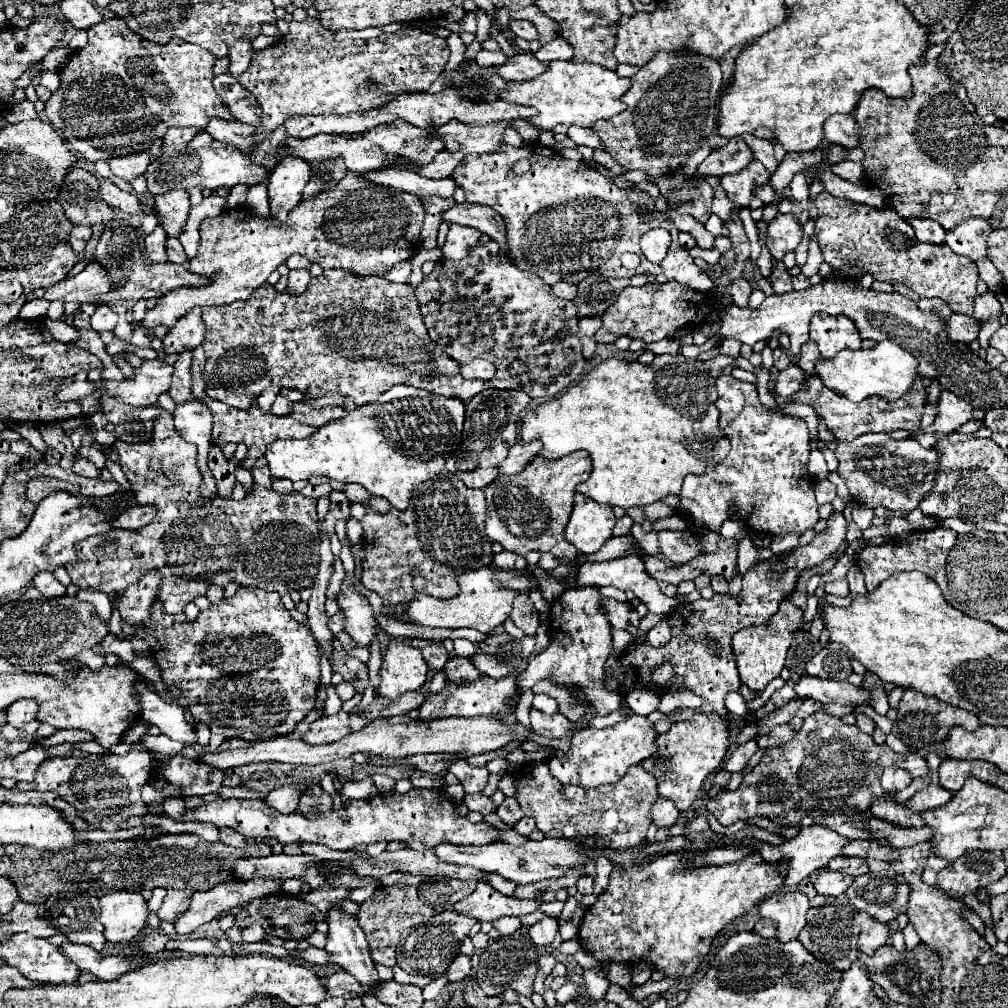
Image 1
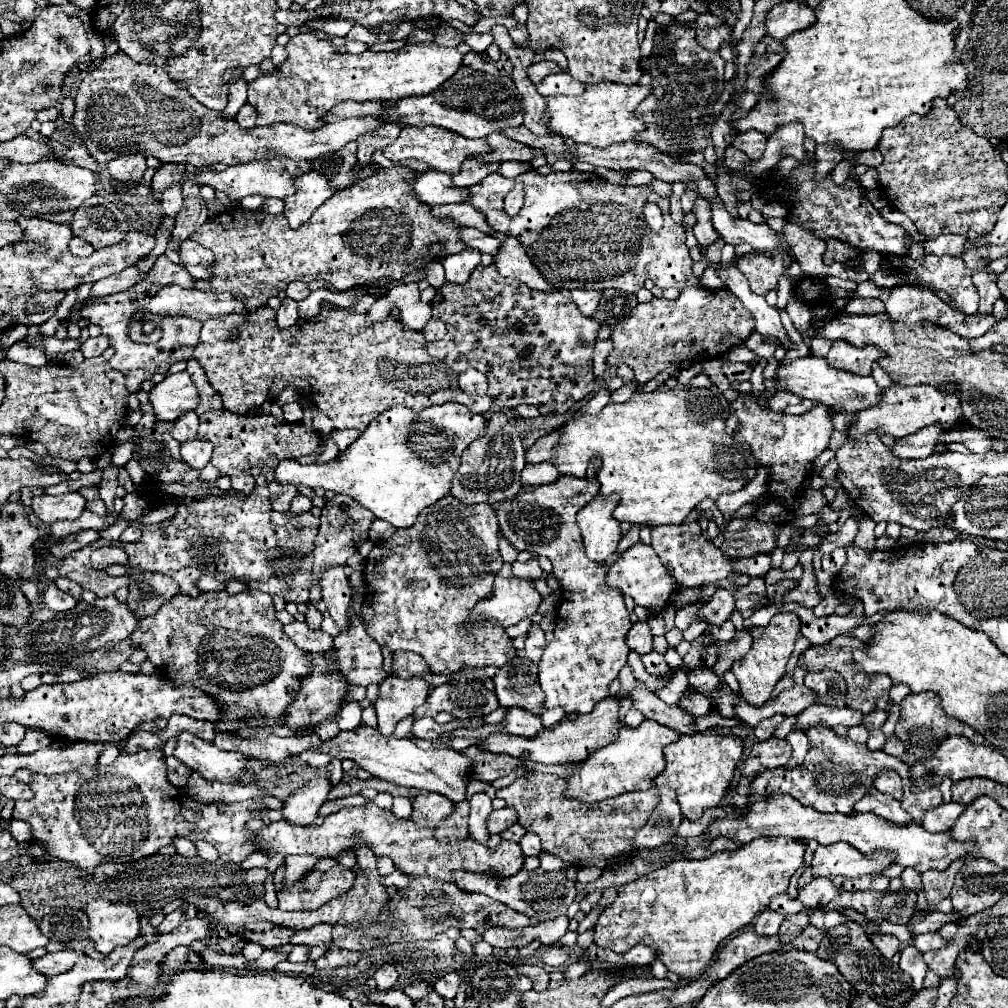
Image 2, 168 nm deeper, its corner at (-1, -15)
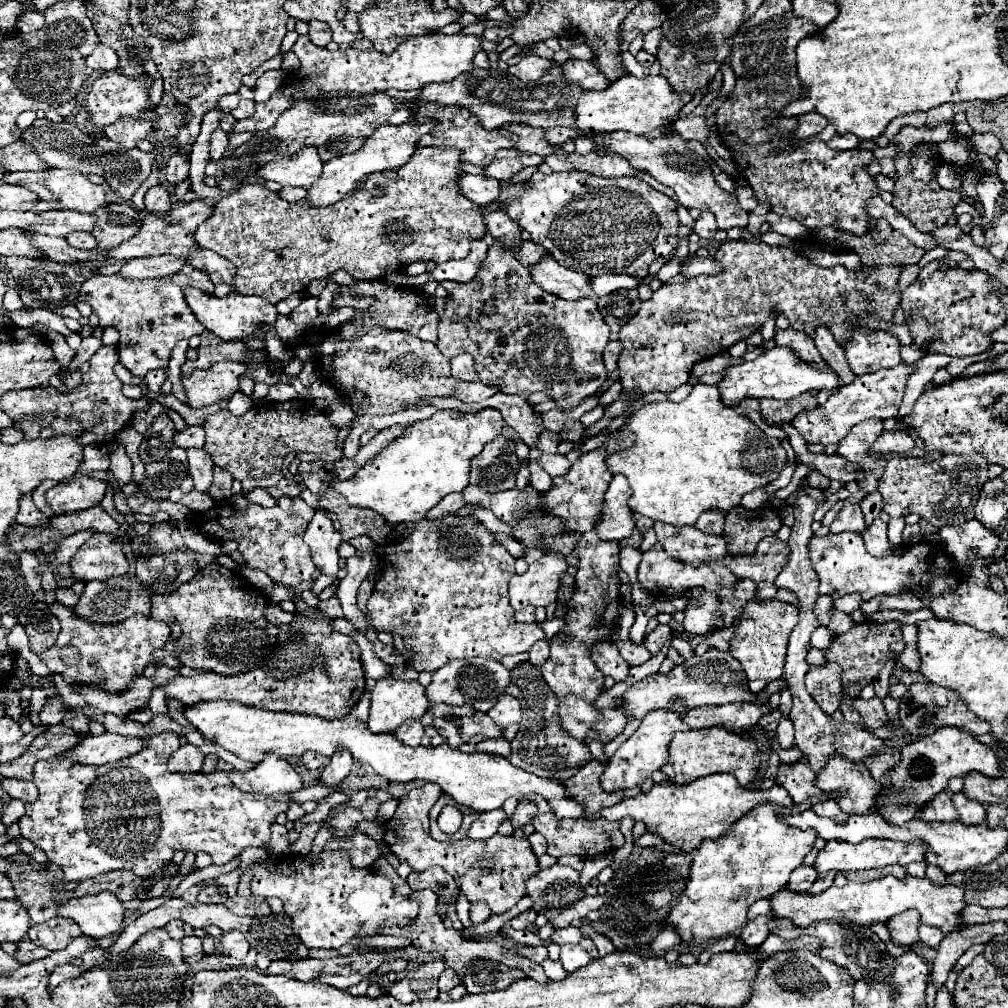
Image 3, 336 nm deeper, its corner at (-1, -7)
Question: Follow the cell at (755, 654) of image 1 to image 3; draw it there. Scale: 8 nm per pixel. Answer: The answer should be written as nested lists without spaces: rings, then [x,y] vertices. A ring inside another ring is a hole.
[[[750,600],[738,620],[738,628],[730,640],[732,656],[742,664],[748,676],[748,688],[756,694],[772,680],[782,676],[784,656],[788,648],[788,636],[798,620],[798,608],[778,600]]]

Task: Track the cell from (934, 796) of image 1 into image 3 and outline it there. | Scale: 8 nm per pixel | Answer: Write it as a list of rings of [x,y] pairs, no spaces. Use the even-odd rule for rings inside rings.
[[[962,792],[954,794],[952,802],[954,802],[954,806],[956,806],[958,814],[960,814],[962,824],[984,824],[986,812],[984,812],[984,806],[980,802],[966,798]]]

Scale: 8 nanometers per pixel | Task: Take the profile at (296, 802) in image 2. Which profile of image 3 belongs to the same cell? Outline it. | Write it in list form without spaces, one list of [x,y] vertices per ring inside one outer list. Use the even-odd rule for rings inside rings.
[[[336,748],[336,752],[330,758],[330,764],[322,772],[322,784],[324,786],[334,786],[340,784],[352,768],[352,754],[346,748]]]

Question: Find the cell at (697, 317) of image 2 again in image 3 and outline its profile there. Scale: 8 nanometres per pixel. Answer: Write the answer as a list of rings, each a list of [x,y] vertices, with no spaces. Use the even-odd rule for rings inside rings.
[[[726,240],[718,250],[720,250],[720,264],[722,264],[724,272],[712,274],[712,276],[688,278],[688,280],[676,282],[676,284],[664,284],[660,290],[656,290],[656,292],[652,294],[650,300],[642,302],[638,314],[636,314],[628,324],[622,326],[622,330],[620,330],[620,342],[624,344],[624,350],[622,350],[620,360],[618,360],[618,376],[620,376],[620,382],[622,382],[622,394],[626,394],[626,398],[642,398],[642,396],[648,394],[648,392],[672,392],[672,390],[678,388],[680,384],[688,382],[690,370],[692,370],[692,366],[694,366],[696,362],[700,362],[700,360],[704,360],[704,358],[710,358],[710,356],[714,356],[714,354],[718,354],[718,352],[728,350],[728,348],[734,346],[738,340],[746,340],[750,334],[754,334],[756,330],[762,328],[762,324],[770,318],[770,312],[784,314],[784,316],[790,320],[790,328],[794,328],[794,330],[798,330],[798,332],[804,332],[804,334],[808,334],[810,338],[814,336],[814,330],[816,330],[818,326],[826,326],[826,328],[832,332],[832,336],[836,338],[836,342],[838,342],[840,346],[844,346],[846,340],[848,340],[848,336],[852,336],[852,332],[856,332],[856,330],[860,330],[860,328],[862,328],[862,330],[870,330],[870,332],[876,332],[876,330],[880,330],[880,322],[894,324],[894,312],[896,312],[896,308],[898,308],[898,304],[900,304],[900,296],[898,296],[900,268],[894,268],[894,266],[876,266],[876,268],[874,268],[874,266],[862,266],[860,270],[848,270],[848,268],[844,268],[844,266],[820,268],[820,266],[816,266],[814,262],[810,262],[806,256],[796,254],[796,252],[792,252],[792,250],[786,248],[786,246],[768,246],[768,244],[764,244],[764,242],[744,242],[744,240]],[[850,316],[866,318],[866,322],[856,324],[856,326],[850,328],[850,326],[846,324],[846,320],[848,320]]]

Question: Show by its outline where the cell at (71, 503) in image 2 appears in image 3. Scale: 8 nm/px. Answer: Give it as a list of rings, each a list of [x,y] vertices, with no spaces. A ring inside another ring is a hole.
[[[78,476],[68,482],[60,482],[46,492],[46,500],[54,514],[68,514],[88,510],[102,502],[108,484],[92,476]]]

